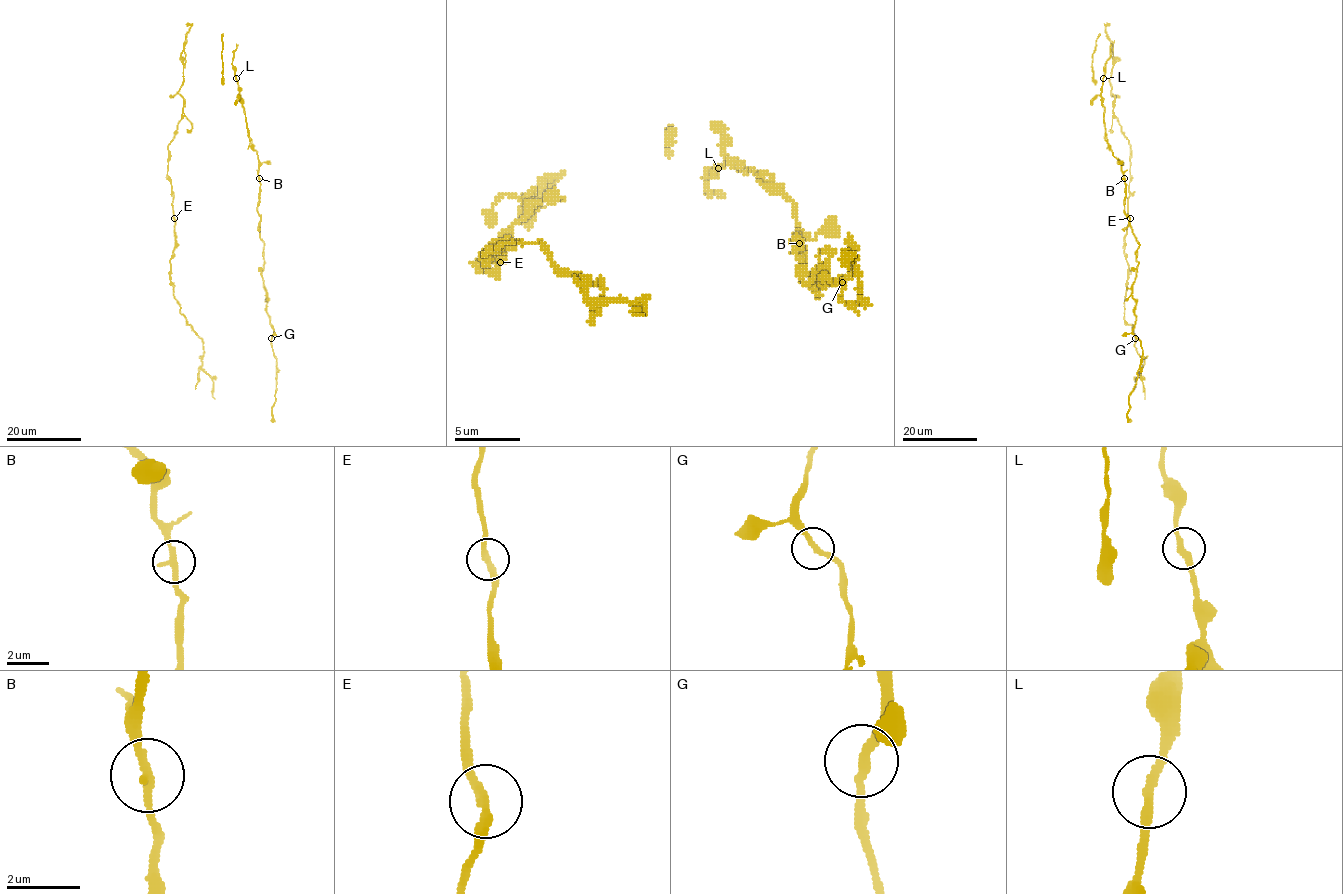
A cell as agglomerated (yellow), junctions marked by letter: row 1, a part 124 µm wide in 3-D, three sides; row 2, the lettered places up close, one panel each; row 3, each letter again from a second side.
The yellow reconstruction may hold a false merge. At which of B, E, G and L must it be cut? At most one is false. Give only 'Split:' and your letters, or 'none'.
Split: none

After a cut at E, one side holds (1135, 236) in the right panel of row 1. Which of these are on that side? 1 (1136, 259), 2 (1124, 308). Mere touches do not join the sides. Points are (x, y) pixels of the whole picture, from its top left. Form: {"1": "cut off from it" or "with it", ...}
{"1": "with it", "2": "cut off from it"}

